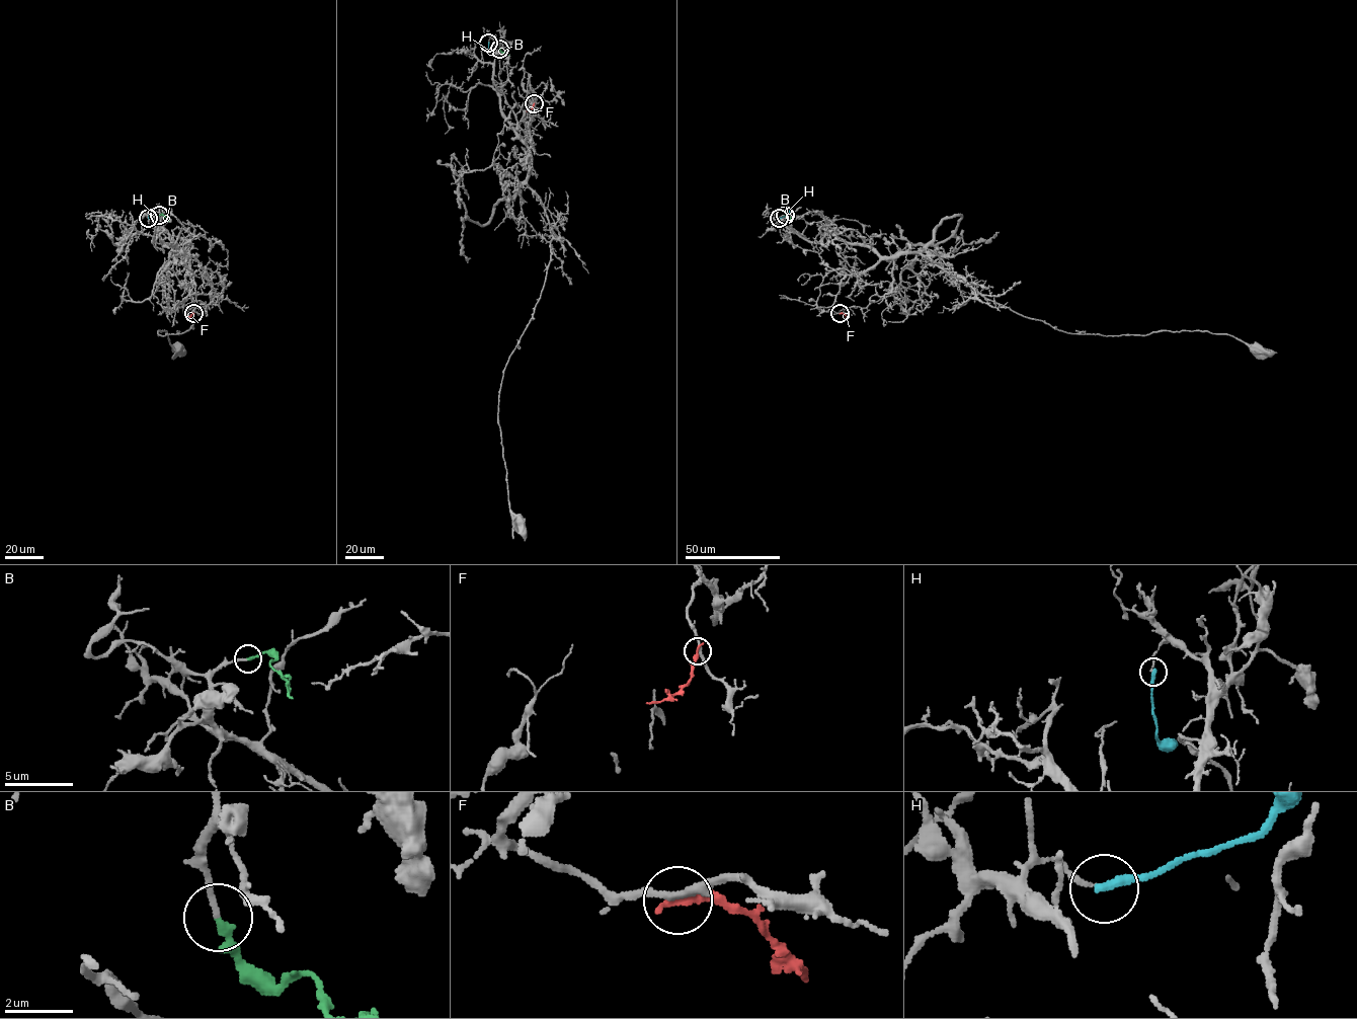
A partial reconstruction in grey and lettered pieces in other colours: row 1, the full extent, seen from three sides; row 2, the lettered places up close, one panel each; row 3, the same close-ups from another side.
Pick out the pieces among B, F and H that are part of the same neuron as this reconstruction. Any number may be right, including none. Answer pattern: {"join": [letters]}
{"join": ["B"]}

